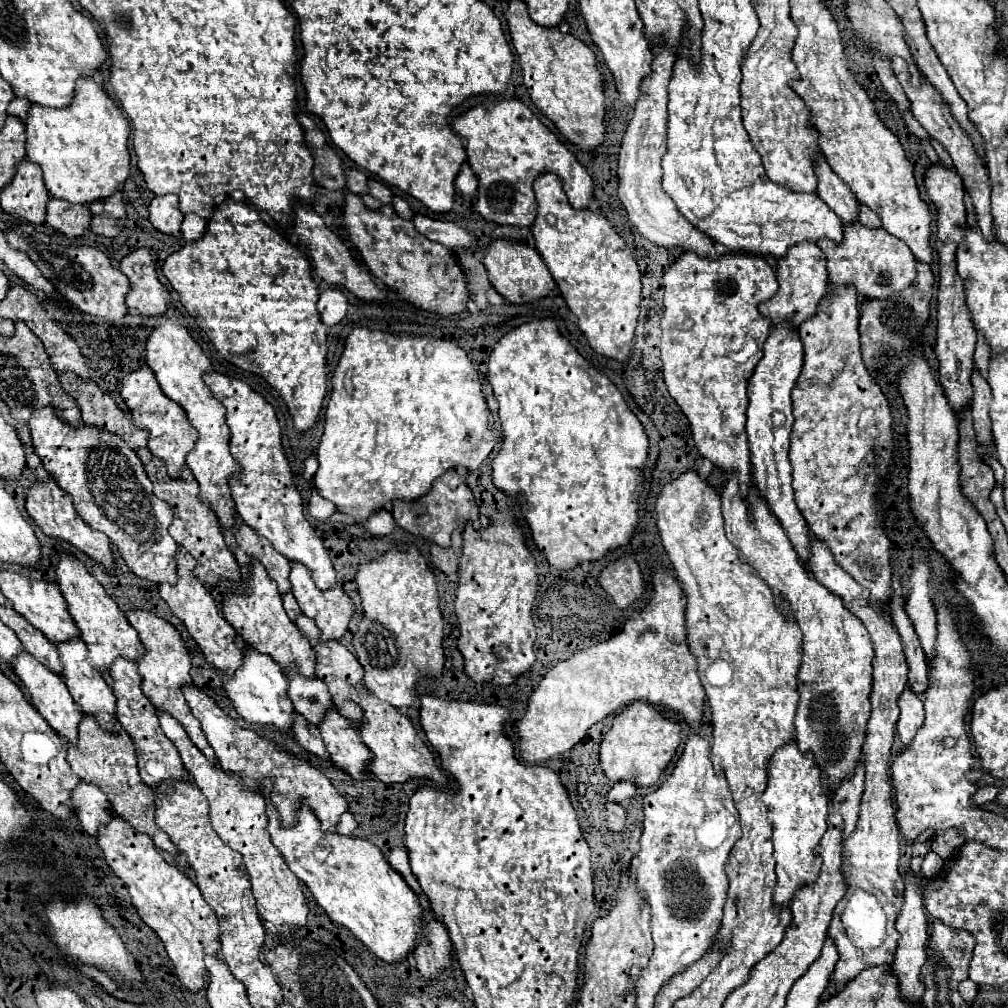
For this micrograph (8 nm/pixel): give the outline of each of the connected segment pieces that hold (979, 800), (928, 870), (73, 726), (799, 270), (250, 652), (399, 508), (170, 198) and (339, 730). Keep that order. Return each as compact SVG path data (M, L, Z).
M984 786L984 788L980 788L976 794L974 794L974 802L976 804L986 804L986 802L992 802L996 796L998 796L998 790L1000 788L996 788L996 786Z
M930 852L930 854L926 854L926 858L924 858L924 864L922 864L922 874L924 874L924 876L934 878L934 876L938 876L938 872L942 870L942 866L944 866L944 860L942 860L938 854Z
M22 650L16 660L14 660L14 672L16 676L24 682L26 690L30 692L30 700L34 704L34 708L46 718L46 722L64 738L68 738L70 742L76 740L78 736L78 722L82 718L82 710L78 708L78 704L74 704L66 684L62 684L62 678L54 672L50 672L50 668L46 668L42 662L34 660L26 650Z
M812 242L796 244L794 248L788 250L788 254L784 258L778 260L776 276L778 276L780 288L774 294L772 300L760 304L760 314L764 318L768 318L772 324L786 322L796 330L802 322L806 322L808 318L812 318L816 314L816 308L818 308L820 300L826 296L826 288L828 288L826 256Z
M244 646L242 650L242 668L238 668L234 674L222 674L222 684L226 696L232 700L236 712L246 720L246 722L256 722L256 724L274 724L278 730L288 732L292 726L292 702L288 700L286 694L286 676L270 660L270 656L254 650L252 646Z
M446 470L434 484L432 490L412 502L404 502L404 500L394 500L392 504L392 516L396 520L396 524L416 536L422 536L426 540L432 540L440 546L448 546L450 544L450 534L456 526L464 524L464 522L474 522L478 524L478 508L472 504L472 492L470 488L462 482L460 474L456 470Z
M166 194L166 196L156 196L150 206L148 206L148 220L152 226L164 234L180 234L180 224L184 220L184 214L178 208L178 196Z
M330 708L324 712L318 728L334 764L346 770L352 778L362 780L366 772L366 762L370 760L370 750L362 744L354 724L338 710Z

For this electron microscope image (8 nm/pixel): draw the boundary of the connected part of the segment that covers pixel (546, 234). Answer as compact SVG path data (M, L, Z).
M548 172L540 174L534 180L534 192L536 192L536 200L538 200L538 216L532 224L532 234L536 238L536 250L544 258L568 308L578 316L578 328L588 338L588 344L598 354L624 362L632 348L634 328L636 328L638 310L640 310L640 292L642 292L640 270L638 270L638 264L636 264L630 248L618 236L618 232L612 228L612 224L606 220L604 214L592 212L590 208L574 210L564 194L562 180L558 180L558 176L548 174Z

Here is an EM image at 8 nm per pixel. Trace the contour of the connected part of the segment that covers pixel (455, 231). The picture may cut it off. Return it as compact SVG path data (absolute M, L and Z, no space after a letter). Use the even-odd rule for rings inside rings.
M416 214L412 222L420 234L424 234L426 238L430 238L434 242L444 244L446 248L452 248L452 252L458 252L464 246L474 248L474 244L476 244L474 236L468 230L456 226L454 222L434 220L434 218L424 216L424 214Z

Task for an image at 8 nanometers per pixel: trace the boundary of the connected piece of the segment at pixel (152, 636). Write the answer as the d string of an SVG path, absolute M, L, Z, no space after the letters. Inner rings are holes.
M128 610L126 612L126 618L128 622L136 628L138 636L140 636L140 642L144 646L144 654L138 656L136 660L136 666L138 666L138 674L142 676L142 692L146 692L146 696L150 698L150 702L156 706L156 708L162 708L164 712L172 714L182 726L184 730L188 732L190 740L202 750L206 752L206 756L214 762L214 750L210 748L206 736L202 734L200 730L200 724L198 720L192 716L190 712L190 706L186 704L186 698L182 696L182 686L184 684L192 684L192 678L190 678L190 654L188 650L184 648L182 644L182 638L178 634L178 630L162 620L160 616L156 616L154 612L146 612L146 610Z

